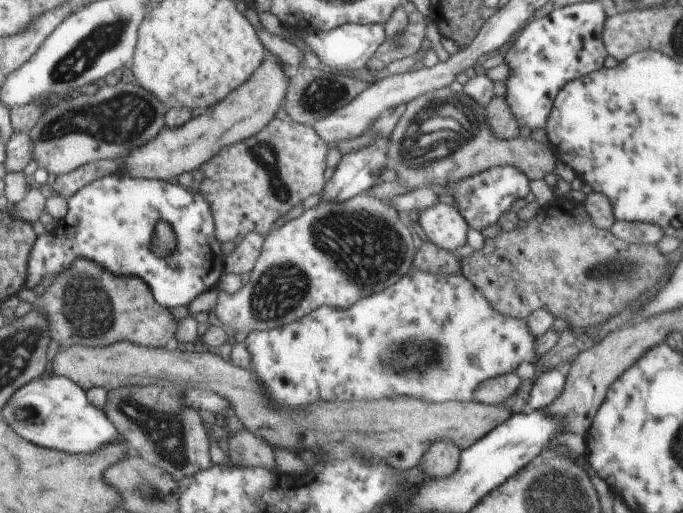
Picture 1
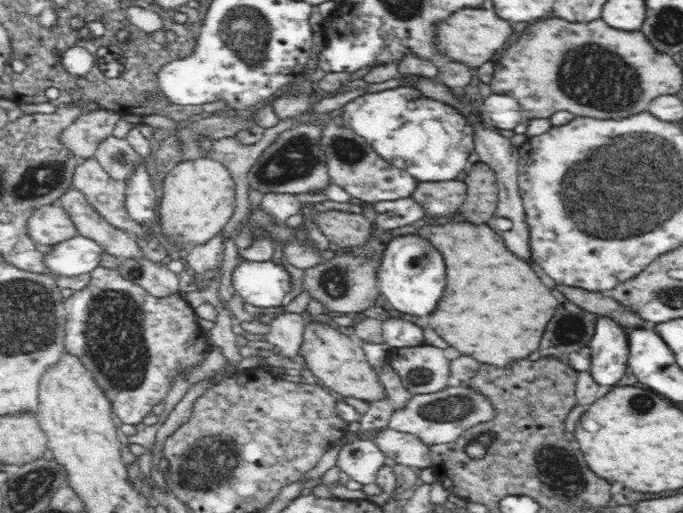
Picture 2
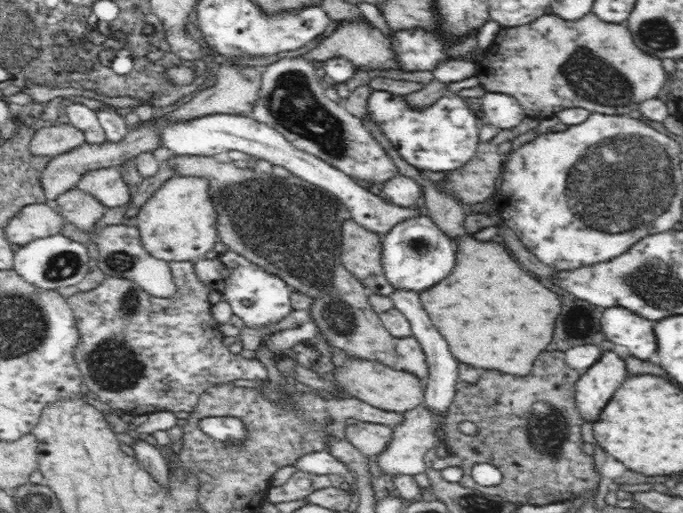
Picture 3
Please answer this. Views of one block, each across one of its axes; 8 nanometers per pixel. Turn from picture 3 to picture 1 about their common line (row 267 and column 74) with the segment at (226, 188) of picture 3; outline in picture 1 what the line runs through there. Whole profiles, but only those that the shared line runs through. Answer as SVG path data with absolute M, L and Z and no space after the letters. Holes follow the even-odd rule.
M76 258L66 272L60 272L52 280L51 286L44 289L42 294L36 294L33 289L24 287L17 295L20 301L30 302L38 312L46 312L46 320L50 320L51 338L56 340L61 350L68 346L105 347L118 341L128 341L144 347L171 347L175 343L177 320L170 309L154 300L152 291L144 280L138 280L136 276L114 276L88 258Z

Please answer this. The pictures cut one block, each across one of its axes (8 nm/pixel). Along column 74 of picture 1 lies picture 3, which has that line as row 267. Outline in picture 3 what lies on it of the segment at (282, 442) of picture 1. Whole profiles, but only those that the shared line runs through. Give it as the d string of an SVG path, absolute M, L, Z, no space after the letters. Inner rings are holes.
M351 218L342 222L342 264L346 270L353 274L368 291L382 296L390 296L394 287L388 283L382 269L382 236L371 230L366 230Z

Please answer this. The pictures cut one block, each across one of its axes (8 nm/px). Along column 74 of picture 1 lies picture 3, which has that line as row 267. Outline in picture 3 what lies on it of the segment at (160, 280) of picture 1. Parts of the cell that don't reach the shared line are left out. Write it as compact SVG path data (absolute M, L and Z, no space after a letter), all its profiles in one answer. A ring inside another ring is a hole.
M234 251L217 254L210 259L206 257L193 260L194 272L208 288L216 290L222 300L230 304L233 314L241 318L248 328L262 328L268 324L276 324L293 311L291 294L293 288L281 278L260 268L257 264L246 260ZM242 300L252 300L251 306L245 306Z

